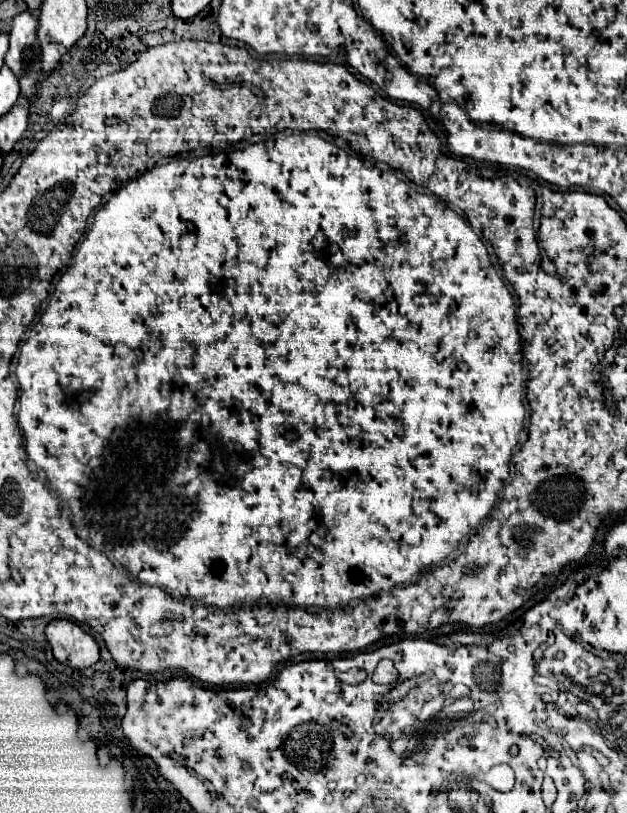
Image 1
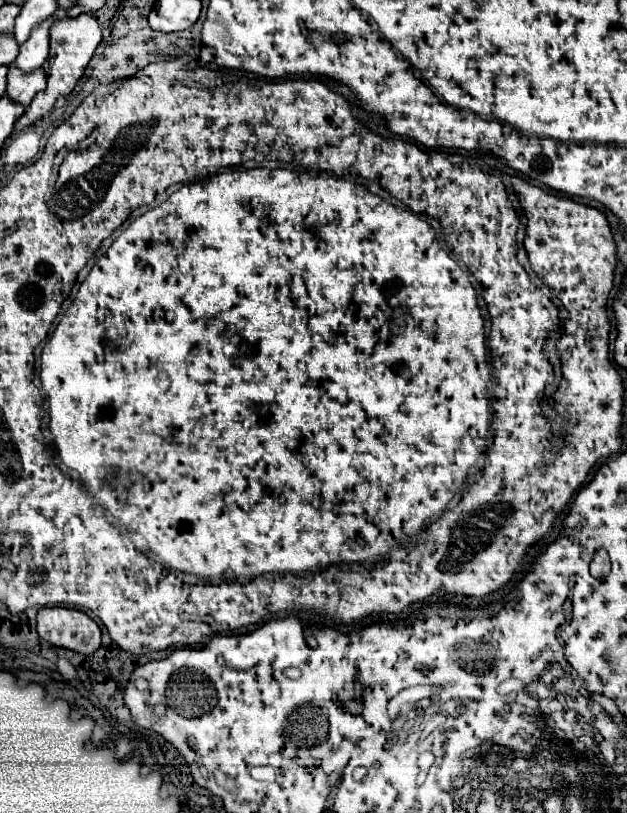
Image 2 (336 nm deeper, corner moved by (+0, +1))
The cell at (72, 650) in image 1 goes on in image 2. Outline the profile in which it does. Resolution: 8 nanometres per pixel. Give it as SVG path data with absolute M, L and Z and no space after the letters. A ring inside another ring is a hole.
M41 607L37 613L37 633L51 645L83 655L93 655L101 645L99 625L77 609Z

